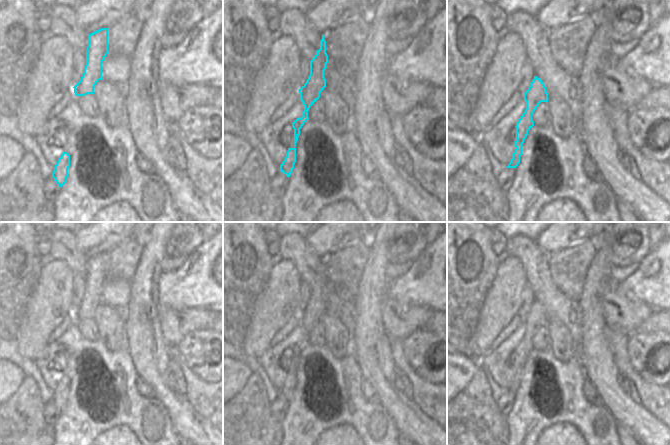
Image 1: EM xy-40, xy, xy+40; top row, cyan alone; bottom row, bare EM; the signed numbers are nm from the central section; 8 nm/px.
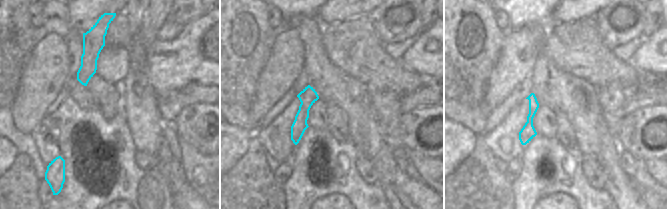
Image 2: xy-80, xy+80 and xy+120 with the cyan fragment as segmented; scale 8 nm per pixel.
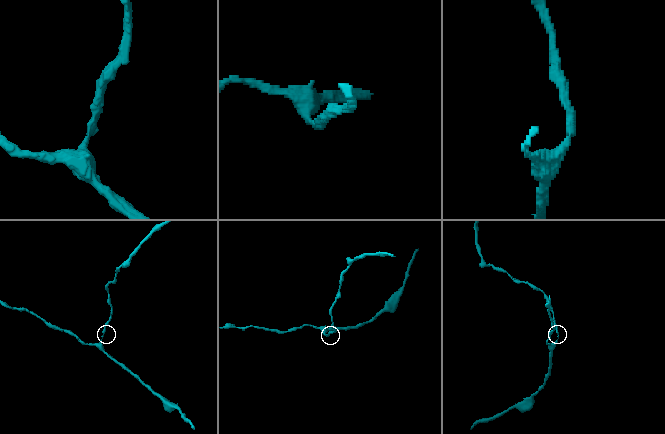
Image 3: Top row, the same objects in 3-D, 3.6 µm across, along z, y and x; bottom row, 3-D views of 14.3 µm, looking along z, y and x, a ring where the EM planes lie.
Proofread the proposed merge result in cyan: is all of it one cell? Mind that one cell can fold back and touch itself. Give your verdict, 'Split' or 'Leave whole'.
Leave whole.

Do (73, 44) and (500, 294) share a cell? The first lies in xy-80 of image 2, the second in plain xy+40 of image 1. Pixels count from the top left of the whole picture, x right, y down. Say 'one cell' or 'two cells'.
two cells

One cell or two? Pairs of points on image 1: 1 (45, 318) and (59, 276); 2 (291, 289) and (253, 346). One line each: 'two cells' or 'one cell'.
1: one cell
2: one cell

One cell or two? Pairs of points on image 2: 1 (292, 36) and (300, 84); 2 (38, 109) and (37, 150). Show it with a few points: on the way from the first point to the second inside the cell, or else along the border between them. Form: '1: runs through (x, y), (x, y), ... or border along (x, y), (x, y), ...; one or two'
1: border along (303, 69), (292, 86); two
2: border along (46, 114), (29, 132), (21, 132), (14, 125); two

